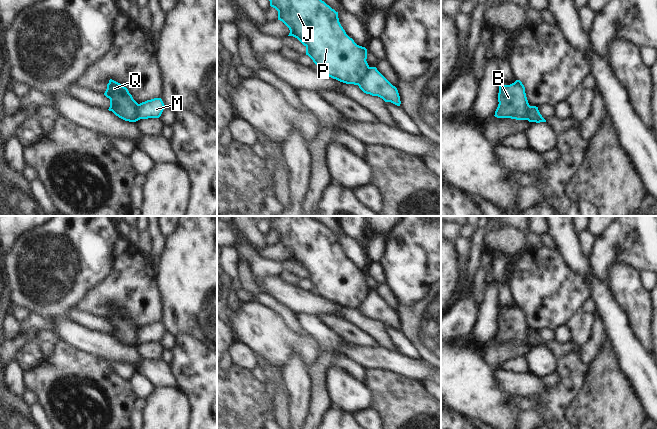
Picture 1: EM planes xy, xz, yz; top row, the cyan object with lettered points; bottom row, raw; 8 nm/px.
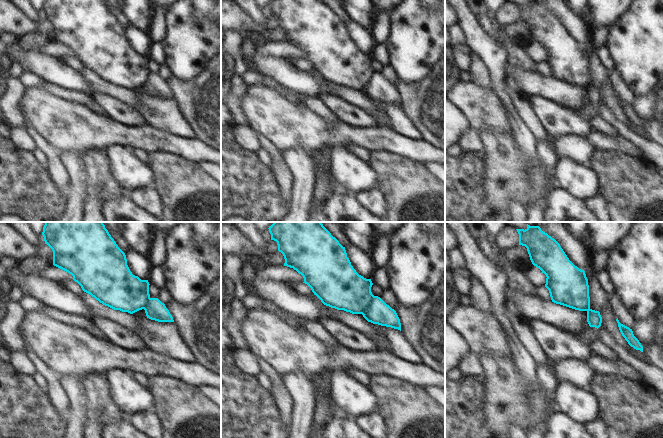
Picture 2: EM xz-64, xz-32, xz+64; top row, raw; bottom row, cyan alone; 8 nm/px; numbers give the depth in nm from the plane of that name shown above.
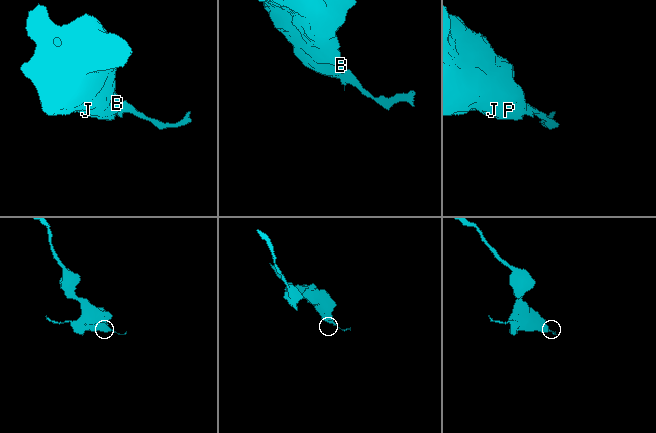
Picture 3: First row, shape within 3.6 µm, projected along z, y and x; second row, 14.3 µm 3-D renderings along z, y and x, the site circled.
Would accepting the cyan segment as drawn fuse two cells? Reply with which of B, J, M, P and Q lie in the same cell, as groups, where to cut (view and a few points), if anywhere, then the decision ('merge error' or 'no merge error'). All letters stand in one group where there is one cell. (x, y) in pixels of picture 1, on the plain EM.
B J P Q / M; cut in xz along (369, 291), (365, 299), (356, 308); merge error

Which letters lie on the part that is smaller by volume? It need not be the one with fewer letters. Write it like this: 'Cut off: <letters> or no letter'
Cut off: M

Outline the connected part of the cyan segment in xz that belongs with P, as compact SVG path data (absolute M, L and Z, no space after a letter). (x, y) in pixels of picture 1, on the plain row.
M275 216L270 219L270 230L278 235L278 244L290 254L288 260L297 262L317 289L317 295L346 308L357 309L369 293L367 273L350 262L332 233L311 216Z

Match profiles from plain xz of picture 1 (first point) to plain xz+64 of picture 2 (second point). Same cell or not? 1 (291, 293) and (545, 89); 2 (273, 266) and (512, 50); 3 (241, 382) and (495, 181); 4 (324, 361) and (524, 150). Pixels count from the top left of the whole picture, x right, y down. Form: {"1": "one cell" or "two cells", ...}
{"1": "one cell", "2": "two cells", "3": "two cells", "4": "two cells"}

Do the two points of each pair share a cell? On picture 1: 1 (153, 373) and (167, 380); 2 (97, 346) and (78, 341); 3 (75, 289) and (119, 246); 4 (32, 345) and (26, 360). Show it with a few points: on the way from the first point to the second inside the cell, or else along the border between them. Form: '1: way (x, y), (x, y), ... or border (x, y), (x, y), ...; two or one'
1: way (156, 373), (164, 378); one
2: way (92, 343), (83, 341); one
3: border (119, 236), (112, 245), (112, 266), (105, 277); two
4: way (32, 349), (29, 356); one

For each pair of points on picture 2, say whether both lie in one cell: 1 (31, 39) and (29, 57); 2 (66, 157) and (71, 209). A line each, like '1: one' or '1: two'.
1: two
2: one

